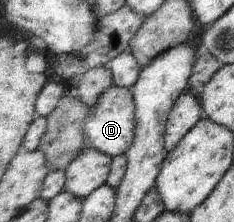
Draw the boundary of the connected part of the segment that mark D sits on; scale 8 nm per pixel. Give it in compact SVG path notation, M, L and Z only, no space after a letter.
M112 85L99 98L96 106L91 107L90 117L85 123L89 145L112 158L110 178L107 185L115 189L121 186L127 173L126 153L131 149L136 136L136 105L134 92L131 89Z

